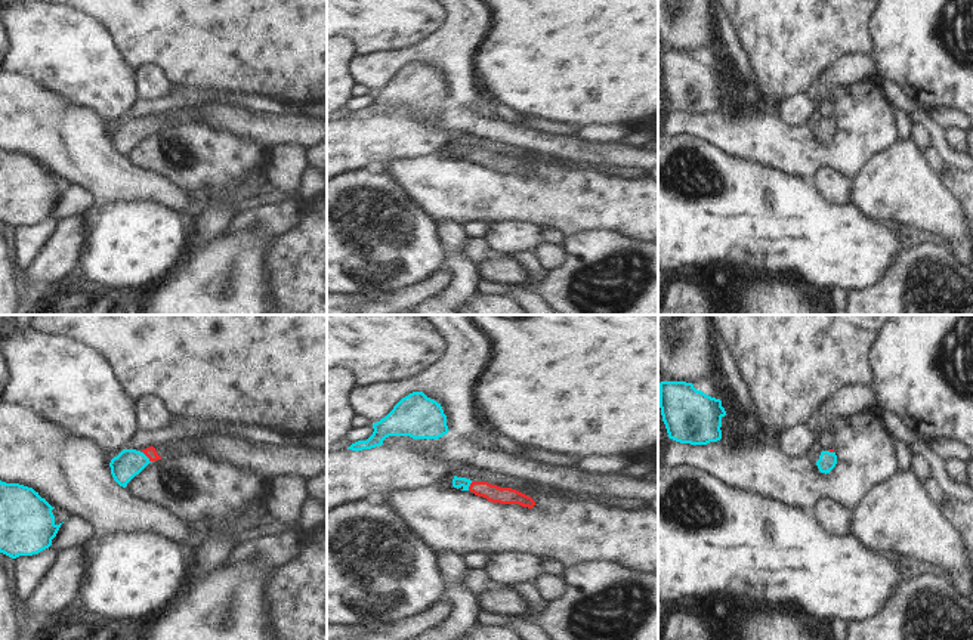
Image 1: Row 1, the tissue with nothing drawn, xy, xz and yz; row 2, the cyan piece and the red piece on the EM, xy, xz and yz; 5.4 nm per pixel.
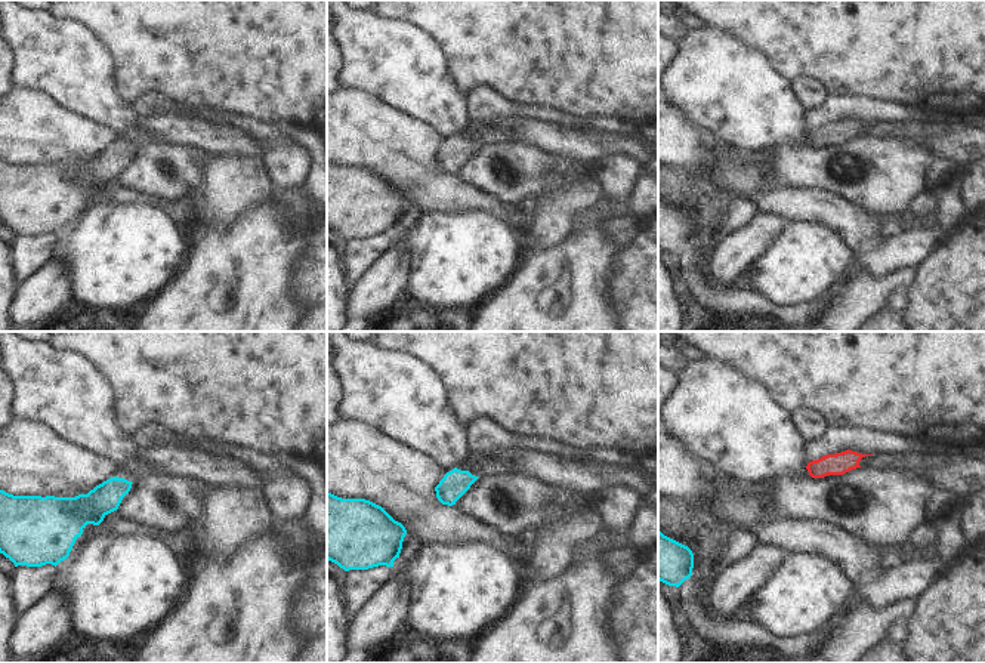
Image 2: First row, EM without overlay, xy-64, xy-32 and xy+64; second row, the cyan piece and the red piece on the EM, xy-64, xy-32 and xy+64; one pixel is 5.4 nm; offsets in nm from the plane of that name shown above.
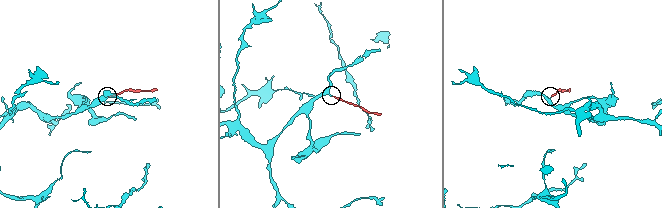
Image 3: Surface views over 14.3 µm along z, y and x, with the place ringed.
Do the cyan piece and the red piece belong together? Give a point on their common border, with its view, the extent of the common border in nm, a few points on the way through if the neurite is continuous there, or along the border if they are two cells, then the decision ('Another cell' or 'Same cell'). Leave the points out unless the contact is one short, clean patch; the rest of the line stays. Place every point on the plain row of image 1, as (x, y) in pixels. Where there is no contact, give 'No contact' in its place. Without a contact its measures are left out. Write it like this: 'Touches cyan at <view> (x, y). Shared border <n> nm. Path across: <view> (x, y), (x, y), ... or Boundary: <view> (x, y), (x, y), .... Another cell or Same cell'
Touches cyan at xy (145, 124). Shared border 90 nm. Path across: xy (129, 132), (145, 124), (150, 121). Same cell

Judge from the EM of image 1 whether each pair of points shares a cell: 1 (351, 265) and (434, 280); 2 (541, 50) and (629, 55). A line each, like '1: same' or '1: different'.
1: different
2: same

